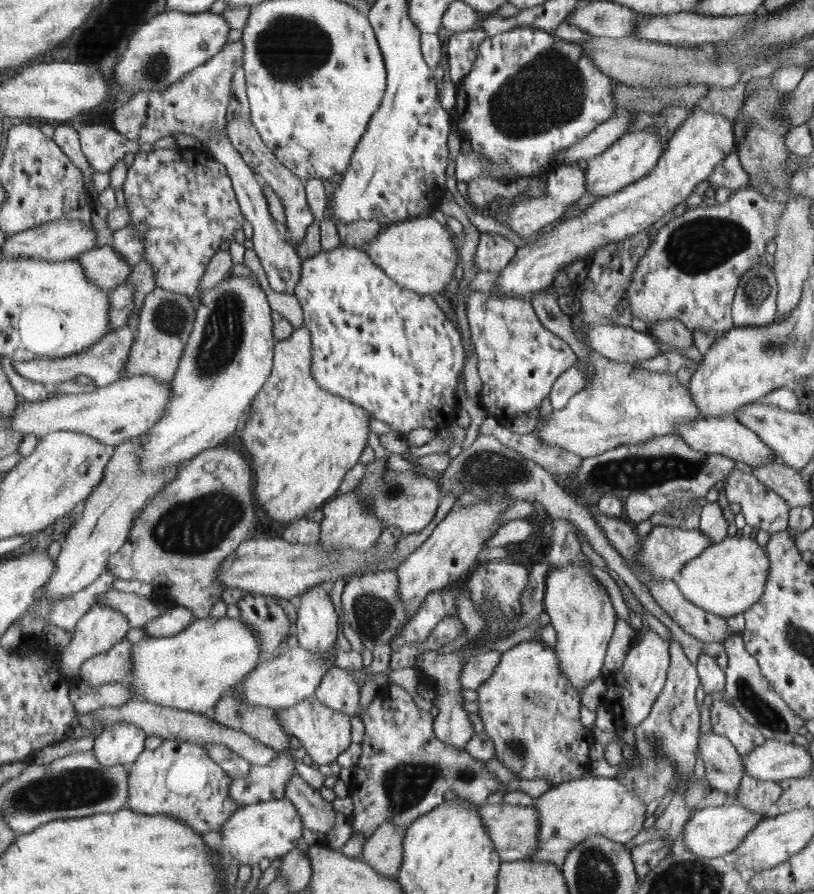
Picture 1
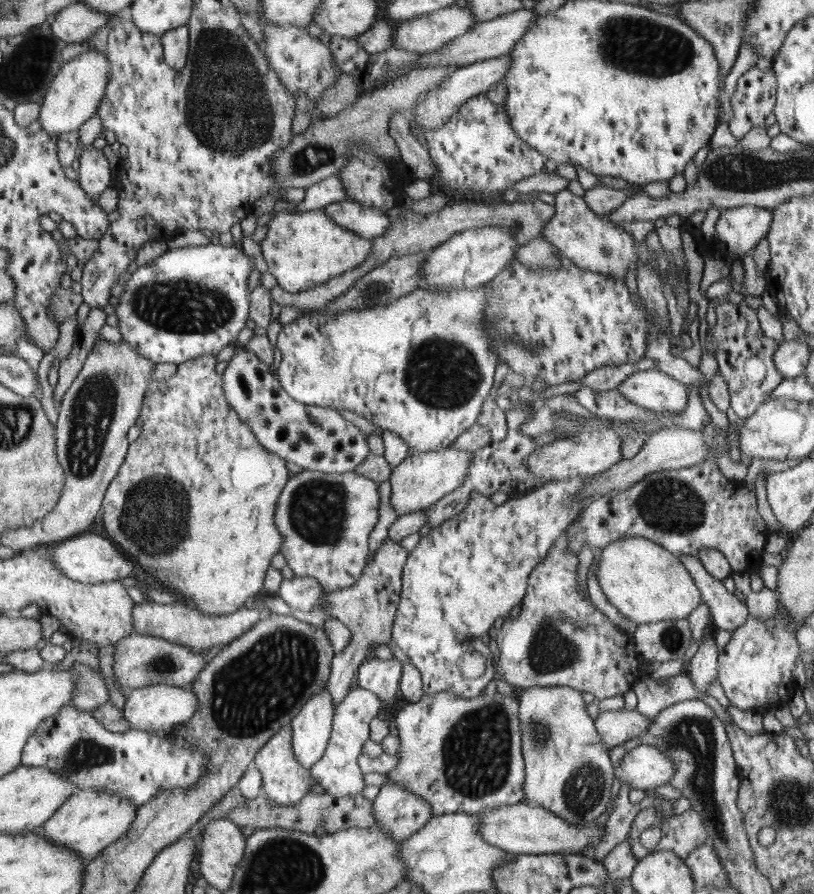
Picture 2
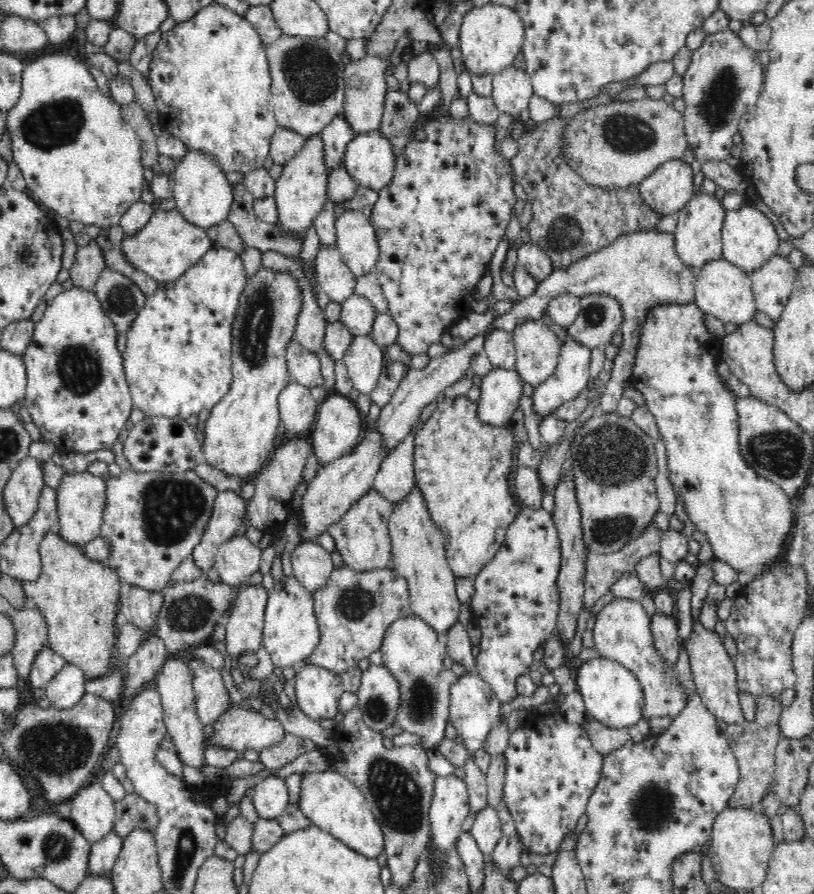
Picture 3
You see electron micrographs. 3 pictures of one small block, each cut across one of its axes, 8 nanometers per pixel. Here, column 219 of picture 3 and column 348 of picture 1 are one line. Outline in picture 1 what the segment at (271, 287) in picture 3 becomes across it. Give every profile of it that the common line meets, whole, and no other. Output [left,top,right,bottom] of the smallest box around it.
[240,326,368,525]

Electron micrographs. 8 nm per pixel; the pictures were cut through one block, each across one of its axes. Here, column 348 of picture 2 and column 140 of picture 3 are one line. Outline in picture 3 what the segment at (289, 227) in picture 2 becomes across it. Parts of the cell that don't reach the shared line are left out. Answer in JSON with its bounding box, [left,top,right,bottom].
[119,208,214,284]

